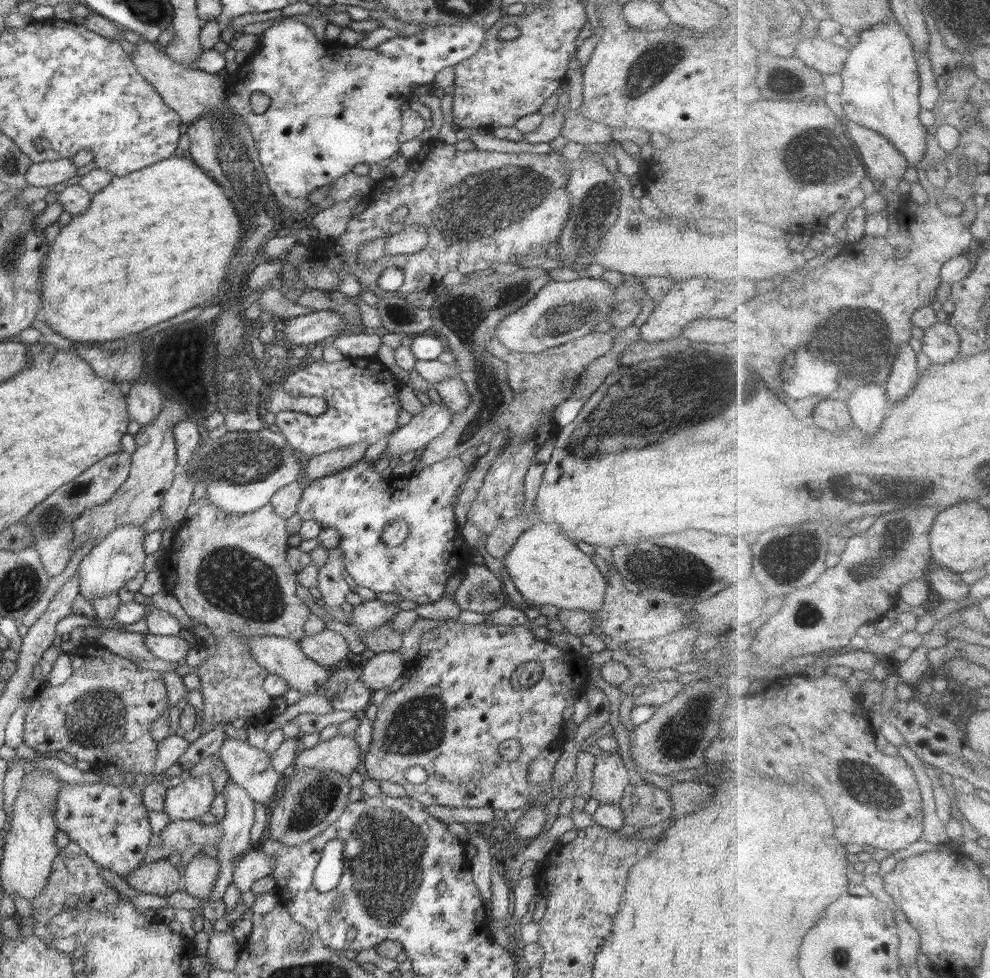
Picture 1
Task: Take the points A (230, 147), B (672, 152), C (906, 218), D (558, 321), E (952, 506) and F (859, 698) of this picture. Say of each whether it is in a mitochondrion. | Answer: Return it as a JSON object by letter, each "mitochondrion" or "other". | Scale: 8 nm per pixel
{"A":"mitochondrion","B":"other","C":"other","D":"mitochondrion","E":"other","F":"other"}

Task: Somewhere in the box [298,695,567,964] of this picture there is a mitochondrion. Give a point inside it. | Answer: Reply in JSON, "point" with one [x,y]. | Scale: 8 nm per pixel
{"point":[391,852]}

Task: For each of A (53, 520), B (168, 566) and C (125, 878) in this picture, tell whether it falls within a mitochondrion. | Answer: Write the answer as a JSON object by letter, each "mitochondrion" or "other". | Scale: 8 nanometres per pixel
{"A":"mitochondrion","B":"other","C":"other"}

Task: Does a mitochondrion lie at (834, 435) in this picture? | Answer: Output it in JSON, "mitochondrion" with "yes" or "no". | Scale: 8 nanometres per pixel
{"mitochondrion":"no"}

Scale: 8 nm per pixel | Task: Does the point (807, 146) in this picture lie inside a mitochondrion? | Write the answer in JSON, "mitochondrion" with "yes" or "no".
{"mitochondrion":"yes"}

